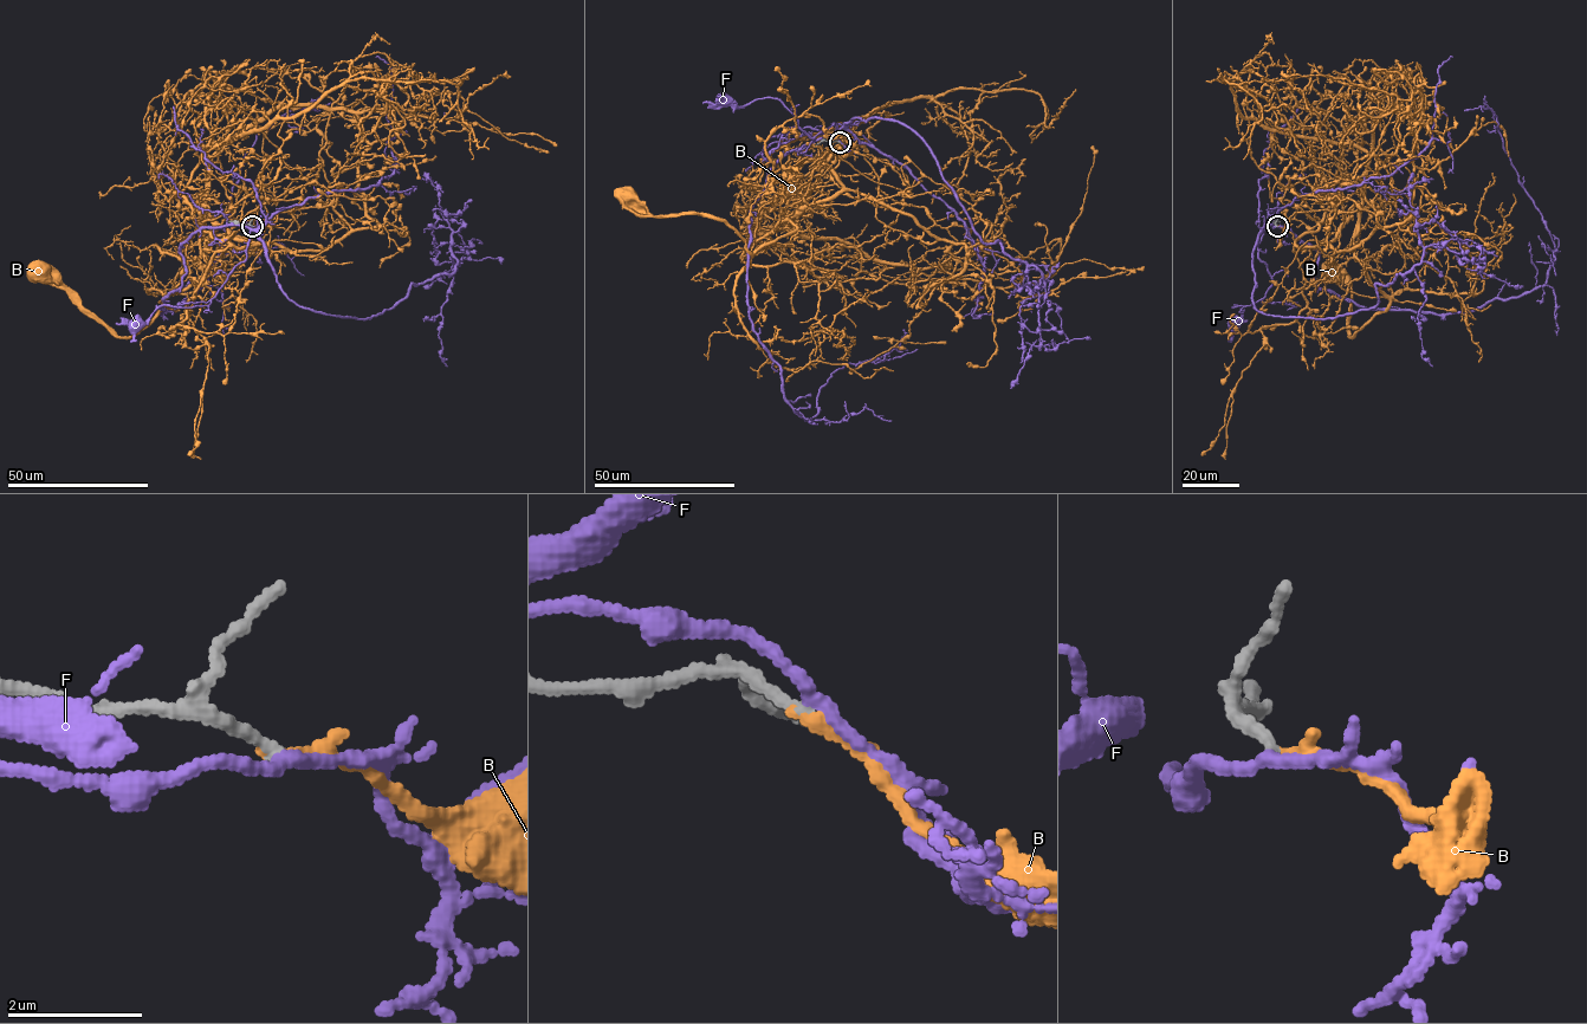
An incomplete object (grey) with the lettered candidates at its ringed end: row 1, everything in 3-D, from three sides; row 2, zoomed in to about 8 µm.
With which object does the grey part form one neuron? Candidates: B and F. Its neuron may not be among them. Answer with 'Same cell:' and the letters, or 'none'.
Same cell: B

